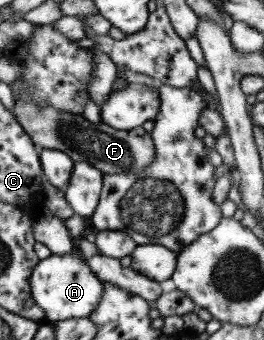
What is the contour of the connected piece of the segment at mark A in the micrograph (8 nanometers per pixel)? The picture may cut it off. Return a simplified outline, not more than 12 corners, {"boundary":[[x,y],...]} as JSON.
{"boundary":[[51,254],[29,274],[46,321],[88,318],[103,281],[83,259]]}

